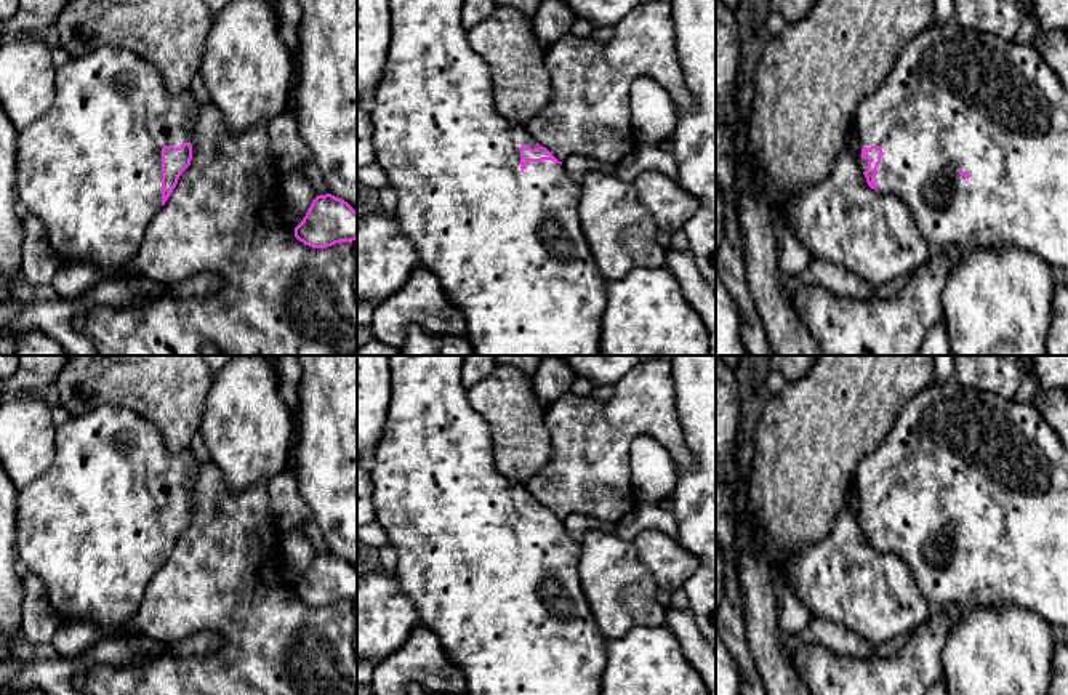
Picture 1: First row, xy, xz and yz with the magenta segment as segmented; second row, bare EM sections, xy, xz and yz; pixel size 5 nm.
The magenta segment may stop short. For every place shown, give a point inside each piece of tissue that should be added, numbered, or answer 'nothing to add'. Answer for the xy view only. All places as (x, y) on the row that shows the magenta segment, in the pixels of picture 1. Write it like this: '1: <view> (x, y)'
1: xy (90, 168)

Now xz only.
1: xz (506, 245)

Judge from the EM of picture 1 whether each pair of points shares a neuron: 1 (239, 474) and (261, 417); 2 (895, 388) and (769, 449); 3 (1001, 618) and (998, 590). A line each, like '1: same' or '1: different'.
1: same
2: same
3: different

